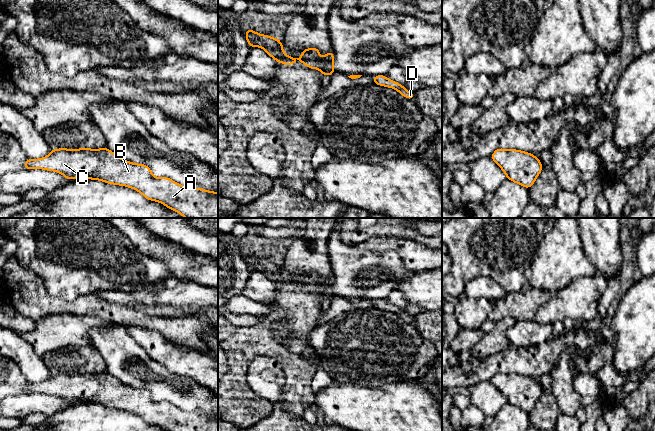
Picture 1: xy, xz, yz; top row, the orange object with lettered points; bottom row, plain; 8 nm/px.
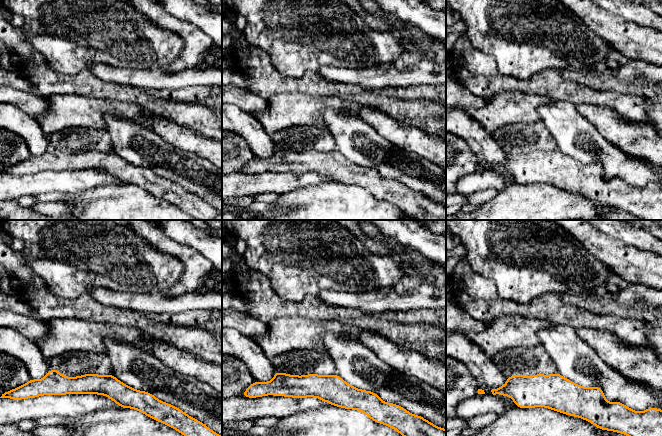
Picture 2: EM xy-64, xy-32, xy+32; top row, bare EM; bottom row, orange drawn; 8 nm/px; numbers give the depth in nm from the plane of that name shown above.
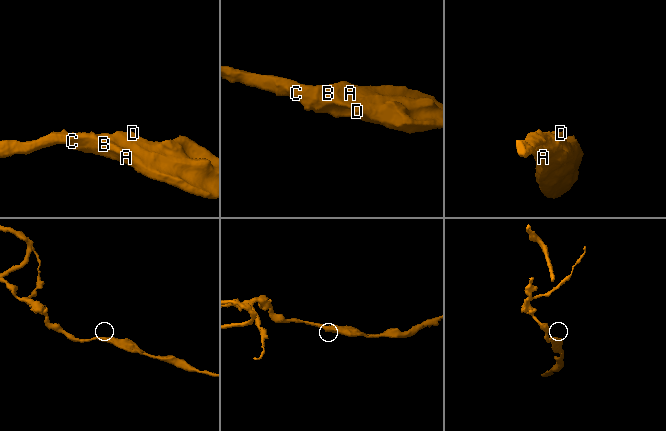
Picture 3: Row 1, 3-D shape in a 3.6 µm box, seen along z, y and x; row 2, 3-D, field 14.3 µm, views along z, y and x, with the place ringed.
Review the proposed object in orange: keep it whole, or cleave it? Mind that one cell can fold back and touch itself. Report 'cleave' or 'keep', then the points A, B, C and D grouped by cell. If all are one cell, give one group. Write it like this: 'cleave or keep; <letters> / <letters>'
keep; A B C D

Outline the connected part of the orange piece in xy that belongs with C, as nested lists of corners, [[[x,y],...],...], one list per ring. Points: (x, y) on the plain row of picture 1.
[[[108,372],[75,374],[52,373],[50,378],[41,383],[26,383],[23,393],[44,393],[61,397],[67,404],[86,401],[90,404],[101,404],[107,408],[127,410],[137,414],[147,424],[156,425],[166,431],[218,431],[218,417],[195,412],[187,412],[168,401],[154,401],[151,393],[145,388],[131,387],[122,383]]]

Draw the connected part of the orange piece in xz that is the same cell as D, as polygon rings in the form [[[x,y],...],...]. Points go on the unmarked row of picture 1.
[[[374,299],[373,300],[373,308],[389,311],[397,314],[403,321],[412,324],[415,321],[414,316],[407,315],[403,308],[397,307],[396,305],[388,303],[385,299]]]

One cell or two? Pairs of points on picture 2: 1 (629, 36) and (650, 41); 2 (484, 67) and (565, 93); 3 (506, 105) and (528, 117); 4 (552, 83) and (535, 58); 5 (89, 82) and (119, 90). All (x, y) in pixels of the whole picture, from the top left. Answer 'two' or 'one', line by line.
1: one
2: one
3: one
4: two
5: one

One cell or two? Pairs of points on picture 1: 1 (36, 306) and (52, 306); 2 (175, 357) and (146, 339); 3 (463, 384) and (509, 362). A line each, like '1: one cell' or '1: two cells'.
1: one cell
2: one cell
3: one cell

